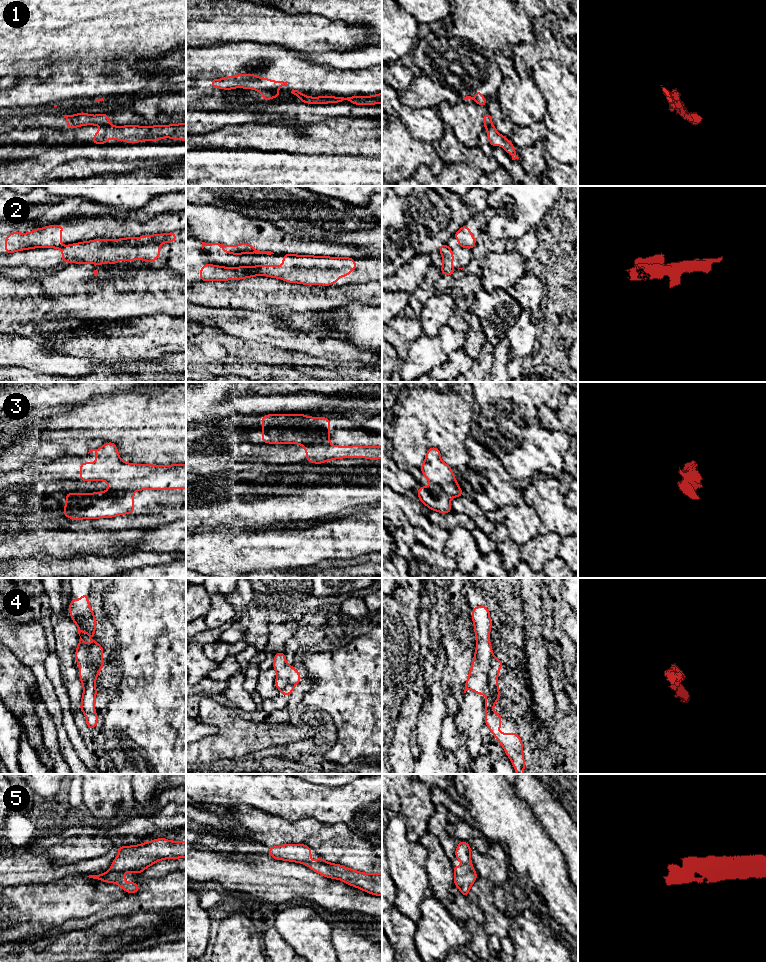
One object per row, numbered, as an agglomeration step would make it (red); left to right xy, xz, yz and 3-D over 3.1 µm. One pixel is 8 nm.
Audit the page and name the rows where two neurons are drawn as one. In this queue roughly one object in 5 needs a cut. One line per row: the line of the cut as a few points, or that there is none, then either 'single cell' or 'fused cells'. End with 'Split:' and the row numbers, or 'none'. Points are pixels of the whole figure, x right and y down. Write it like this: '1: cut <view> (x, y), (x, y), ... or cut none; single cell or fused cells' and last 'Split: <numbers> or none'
1: cut xy (110, 124), (104, 126); fused cells
2: cut xz (247, 268), (256, 275); fused cells
3: cut none; single cell
4: cut yz (492, 656), (486, 684); fused cells
5: cut none; single cell
Split: 1, 2, 4

